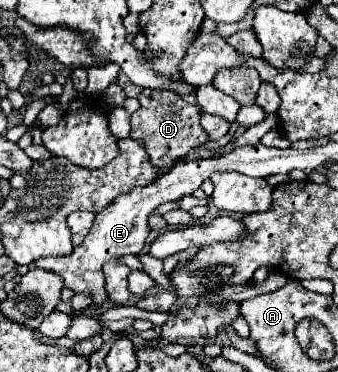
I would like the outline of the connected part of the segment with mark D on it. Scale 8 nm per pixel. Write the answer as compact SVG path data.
M142 88L142 92L138 94L138 102L140 102L140 110L130 114L130 126L132 126L130 138L144 144L154 166L168 168L190 148L210 142L210 136L200 126L200 116L202 116L200 108L184 102L176 92Z

